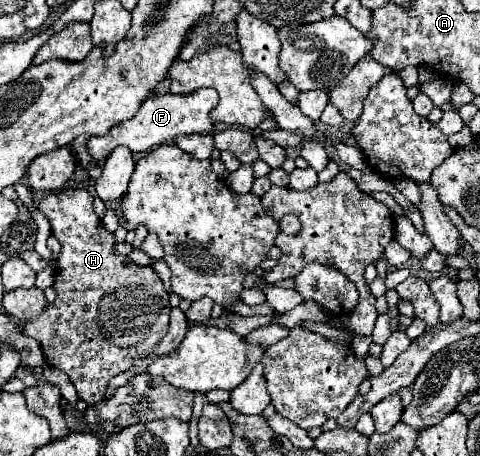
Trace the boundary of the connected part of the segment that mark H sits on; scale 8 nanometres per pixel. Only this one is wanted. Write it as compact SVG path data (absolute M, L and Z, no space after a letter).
M86 189L50 191L38 203L52 225L52 235L62 245L54 279L58 297L36 317L36 323L26 323L22 331L48 351L46 363L62 369L88 405L104 399L114 375L152 353L168 331L172 309L152 267L138 267L126 255L114 253L114 235L104 229L92 205L94 197Z

